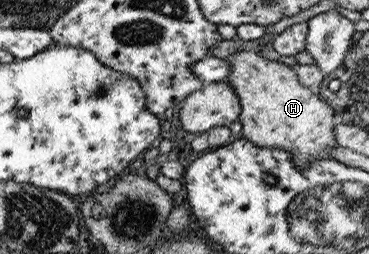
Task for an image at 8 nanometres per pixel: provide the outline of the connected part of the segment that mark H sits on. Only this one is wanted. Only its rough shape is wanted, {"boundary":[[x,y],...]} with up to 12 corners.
{"boundary":[[226,56],[242,138],[310,164],[335,112],[292,67]]}

